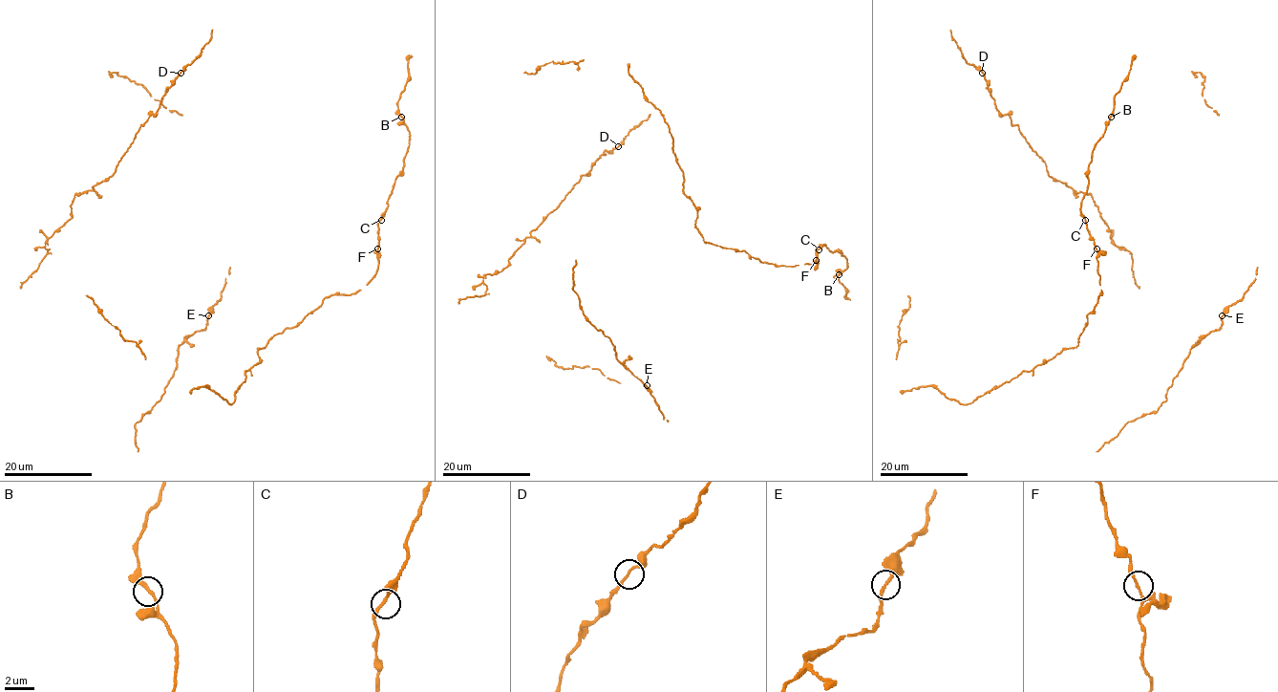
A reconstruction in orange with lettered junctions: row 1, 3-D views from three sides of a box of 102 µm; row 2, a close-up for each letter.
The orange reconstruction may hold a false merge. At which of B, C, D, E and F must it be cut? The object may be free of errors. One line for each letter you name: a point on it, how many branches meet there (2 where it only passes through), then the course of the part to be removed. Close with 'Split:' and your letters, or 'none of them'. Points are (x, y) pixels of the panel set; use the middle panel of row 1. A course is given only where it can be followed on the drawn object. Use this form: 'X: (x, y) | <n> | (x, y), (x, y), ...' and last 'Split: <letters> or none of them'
Split: none of them

